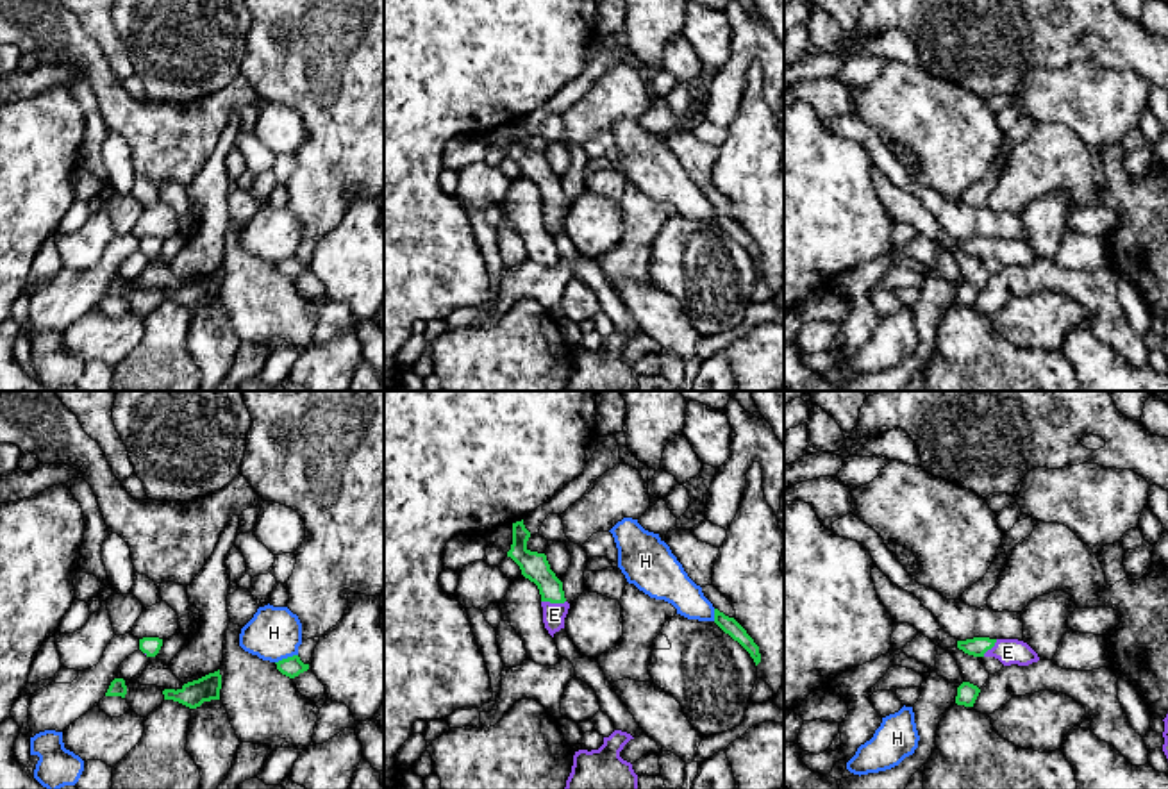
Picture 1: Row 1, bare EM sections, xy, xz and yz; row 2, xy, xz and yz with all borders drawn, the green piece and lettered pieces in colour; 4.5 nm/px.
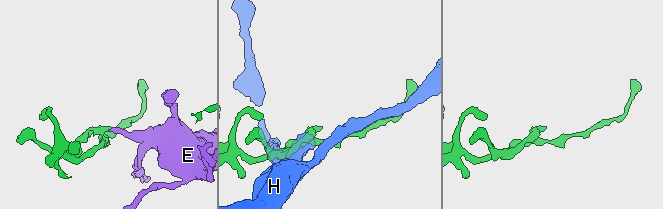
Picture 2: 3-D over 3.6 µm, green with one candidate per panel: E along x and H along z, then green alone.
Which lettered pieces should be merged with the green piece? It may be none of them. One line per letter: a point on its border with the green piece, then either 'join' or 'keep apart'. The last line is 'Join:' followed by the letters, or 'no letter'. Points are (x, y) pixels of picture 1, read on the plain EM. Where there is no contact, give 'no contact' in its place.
E: xz (554, 202) | join
H: xy (286, 259) | keep apart
Join: E

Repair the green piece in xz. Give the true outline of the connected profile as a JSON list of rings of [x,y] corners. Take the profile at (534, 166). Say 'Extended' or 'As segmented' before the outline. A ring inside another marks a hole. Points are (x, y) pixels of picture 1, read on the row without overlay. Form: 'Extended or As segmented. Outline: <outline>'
Extended. Outline: [[[523,120],[513,123],[513,145],[507,157],[520,166],[525,179],[538,186],[541,195],[543,223],[554,237],[555,232],[564,228],[570,203],[564,198],[563,182],[550,170],[546,155],[527,148],[529,137],[530,132],[525,129]]]

